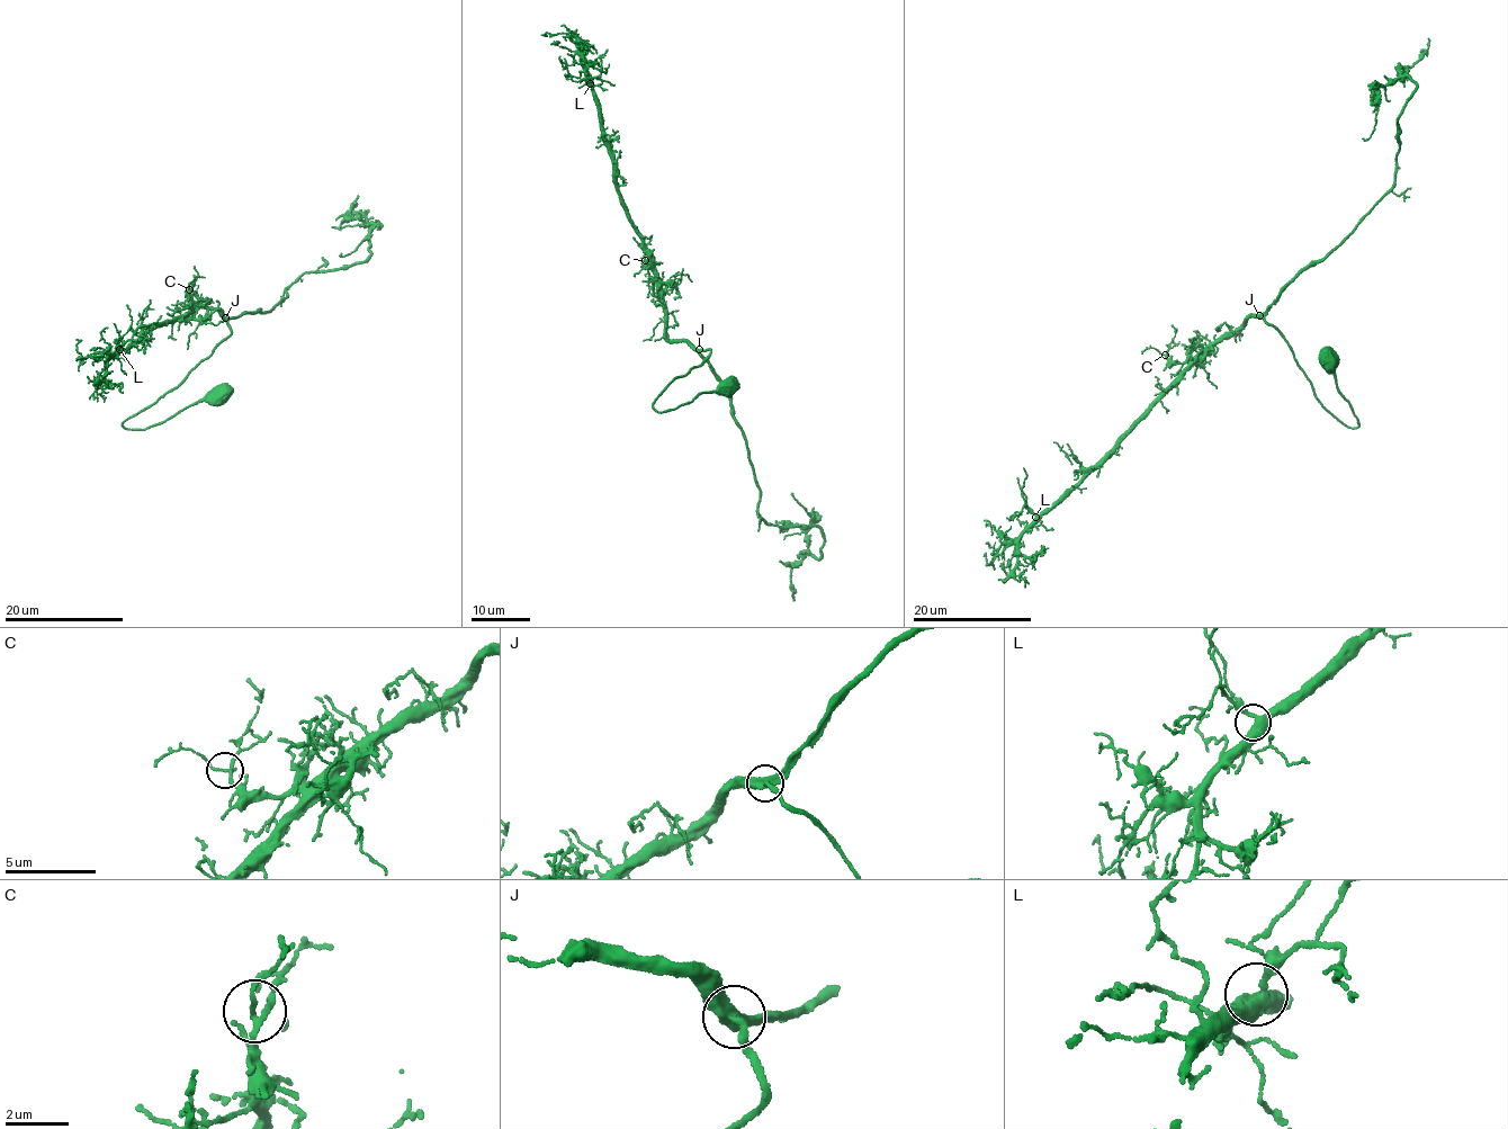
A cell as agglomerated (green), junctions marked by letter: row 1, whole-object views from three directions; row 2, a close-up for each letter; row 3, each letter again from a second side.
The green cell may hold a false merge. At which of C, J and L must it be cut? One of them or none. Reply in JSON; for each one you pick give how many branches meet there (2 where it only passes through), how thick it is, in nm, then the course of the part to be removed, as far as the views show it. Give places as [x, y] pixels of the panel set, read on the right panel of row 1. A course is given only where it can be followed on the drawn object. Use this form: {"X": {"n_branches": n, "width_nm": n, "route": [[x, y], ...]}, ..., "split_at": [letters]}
{"split_at": []}

